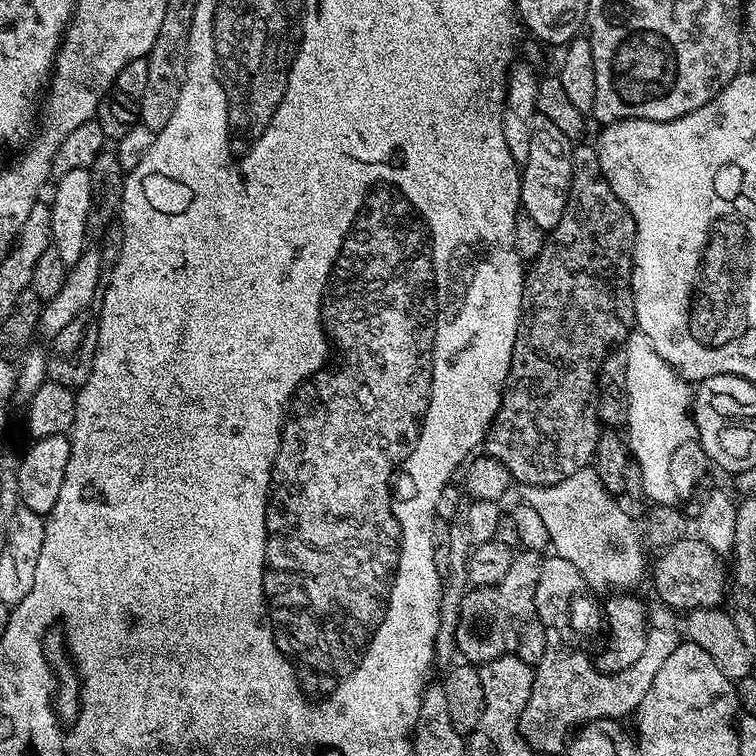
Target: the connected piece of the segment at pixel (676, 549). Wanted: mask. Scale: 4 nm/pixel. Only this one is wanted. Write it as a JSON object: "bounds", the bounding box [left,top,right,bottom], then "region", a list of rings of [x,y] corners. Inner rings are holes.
{"bounds":[650,538,730,614],"region":[[[685,538],[674,542],[674,546],[659,553],[656,565],[651,565],[650,580],[664,604],[672,608],[681,608],[684,614],[695,608],[717,608],[725,603],[730,588],[730,576],[724,573],[725,561],[706,542],[695,538]],[[724,600],[724,603],[722,603]]]}

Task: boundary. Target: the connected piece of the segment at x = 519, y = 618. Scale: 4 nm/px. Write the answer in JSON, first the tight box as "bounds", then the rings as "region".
{"bounds":[456,551,541,666],"region":[[[517,551],[513,555],[510,570],[506,570],[500,582],[485,588],[473,587],[461,595],[456,651],[465,661],[479,666],[494,658],[515,653],[518,634],[522,634],[522,626],[526,626],[535,613],[535,590],[538,589],[541,561],[541,553]]]}

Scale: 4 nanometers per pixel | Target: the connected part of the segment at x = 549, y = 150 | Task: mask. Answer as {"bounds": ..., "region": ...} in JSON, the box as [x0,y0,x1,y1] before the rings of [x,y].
{"bounds":[520,119,572,234],"region":[[[541,119],[532,129],[530,138],[530,158],[520,168],[520,206],[537,226],[542,226],[545,234],[562,218],[570,194],[572,181],[572,149],[566,134],[562,134],[553,122]]]}

